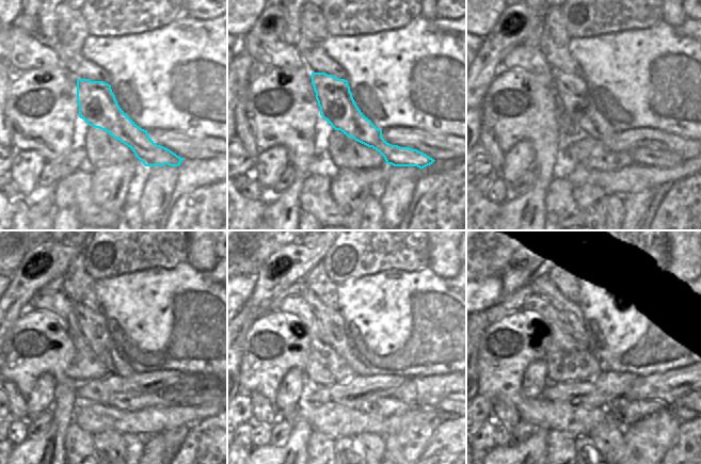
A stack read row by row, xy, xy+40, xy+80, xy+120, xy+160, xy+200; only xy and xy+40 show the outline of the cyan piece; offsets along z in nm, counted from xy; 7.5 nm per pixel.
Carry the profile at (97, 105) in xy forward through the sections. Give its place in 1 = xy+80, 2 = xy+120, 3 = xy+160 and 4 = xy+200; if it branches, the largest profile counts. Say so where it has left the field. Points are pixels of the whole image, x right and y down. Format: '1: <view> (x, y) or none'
1: xy+80 (572, 91)
2: xy+120 (93, 324)
3: xy+160 (330, 321)
4: xy+200 (569, 313)

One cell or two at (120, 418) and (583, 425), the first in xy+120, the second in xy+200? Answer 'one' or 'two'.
one

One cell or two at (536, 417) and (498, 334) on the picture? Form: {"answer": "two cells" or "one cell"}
{"answer": "one cell"}

